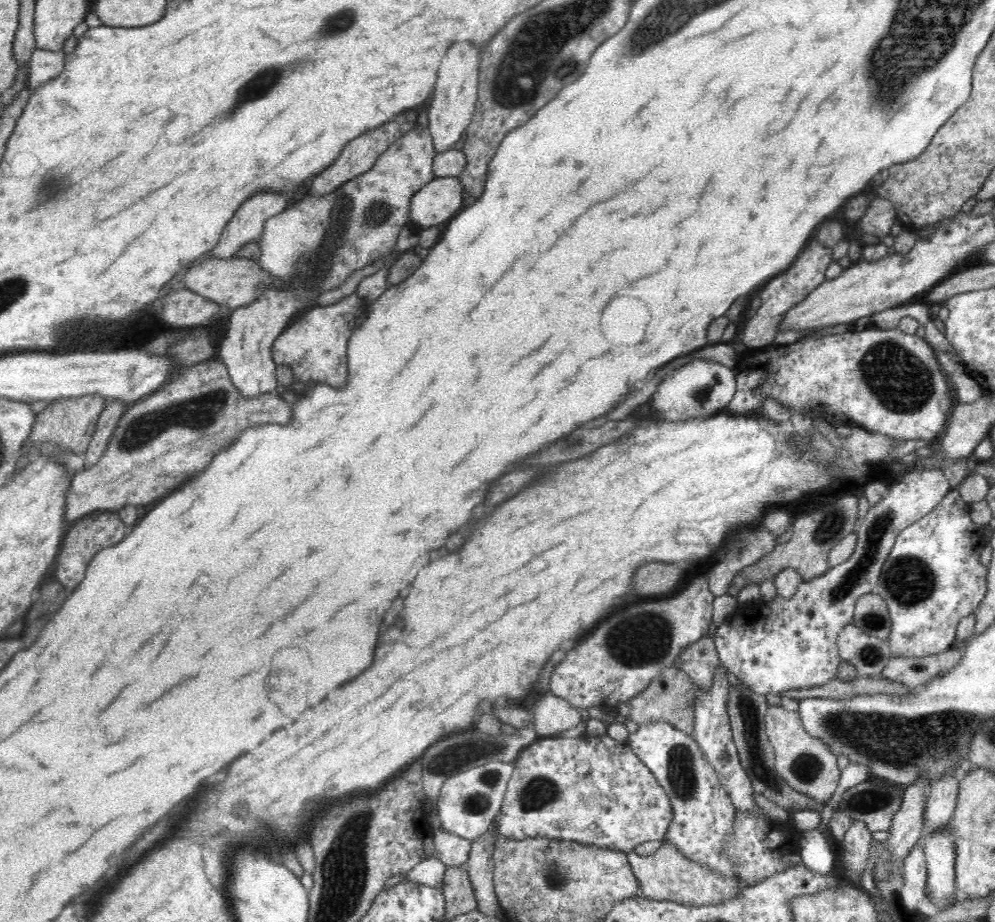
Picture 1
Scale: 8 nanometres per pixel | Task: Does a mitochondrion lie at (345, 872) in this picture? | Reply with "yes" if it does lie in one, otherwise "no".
yes

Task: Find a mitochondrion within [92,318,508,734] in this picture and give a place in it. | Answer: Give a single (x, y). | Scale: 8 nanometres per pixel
(200, 412)

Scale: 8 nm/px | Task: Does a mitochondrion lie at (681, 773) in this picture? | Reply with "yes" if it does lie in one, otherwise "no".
yes

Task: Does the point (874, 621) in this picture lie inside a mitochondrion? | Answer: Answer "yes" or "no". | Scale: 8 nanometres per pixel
yes

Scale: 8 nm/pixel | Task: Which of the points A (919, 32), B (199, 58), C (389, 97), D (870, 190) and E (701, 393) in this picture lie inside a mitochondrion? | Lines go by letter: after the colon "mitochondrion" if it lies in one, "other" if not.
A: mitochondrion
B: other
C: other
D: other
E: mitochondrion

